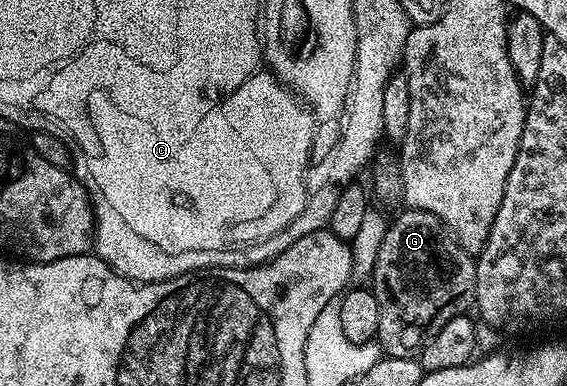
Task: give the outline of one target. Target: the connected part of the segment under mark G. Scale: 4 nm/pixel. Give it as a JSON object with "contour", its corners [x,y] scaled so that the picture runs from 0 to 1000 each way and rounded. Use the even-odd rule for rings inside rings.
{"contour":[[[714,539],[713,552],[705,552],[698,565],[690,565],[688,580],[679,598],[679,614],[674,619],[674,635],[667,642],[665,679],[660,681],[656,712],[653,720],[653,746],[656,762],[667,775],[667,858],[663,860],[667,891],[683,922],[688,925],[723,925],[728,922],[746,896],[748,886],[776,855],[797,821],[808,821],[824,813],[834,798],[840,775],[840,679],[834,658],[825,655],[813,640],[783,591],[780,567],[772,557],[753,552],[743,541]]]}

